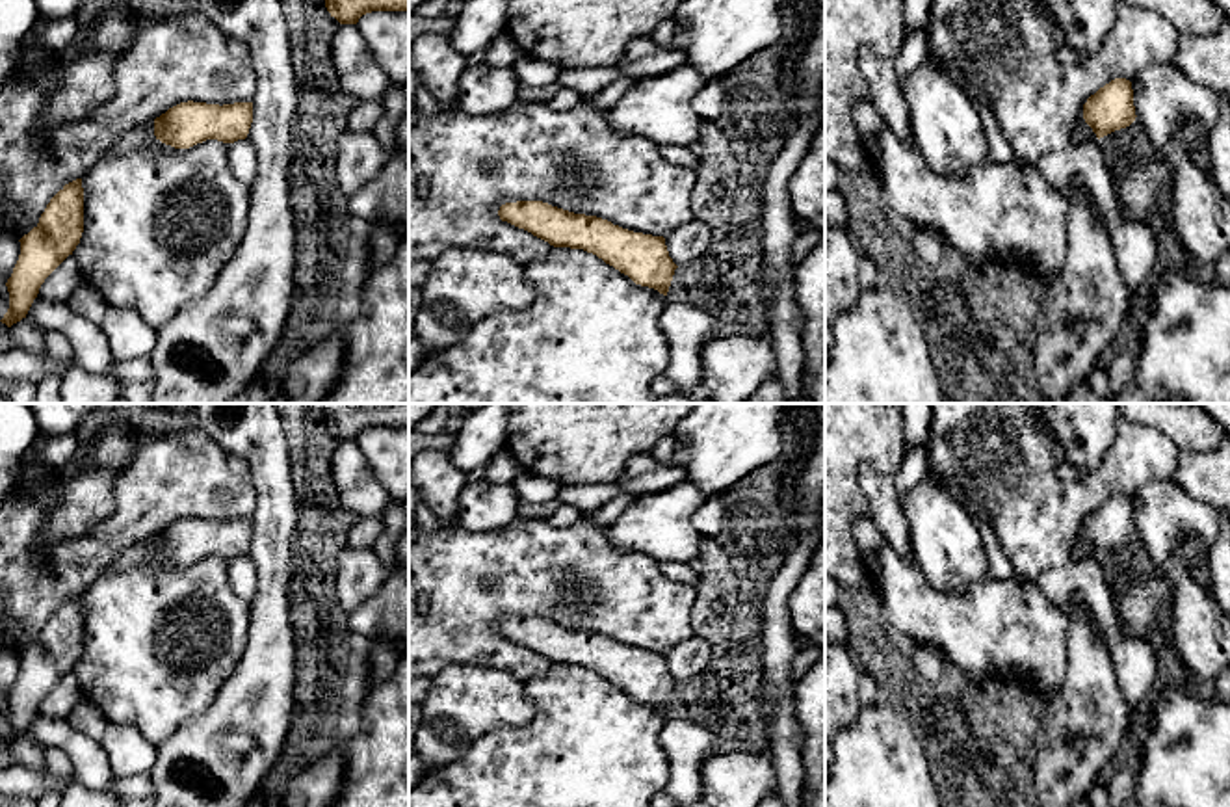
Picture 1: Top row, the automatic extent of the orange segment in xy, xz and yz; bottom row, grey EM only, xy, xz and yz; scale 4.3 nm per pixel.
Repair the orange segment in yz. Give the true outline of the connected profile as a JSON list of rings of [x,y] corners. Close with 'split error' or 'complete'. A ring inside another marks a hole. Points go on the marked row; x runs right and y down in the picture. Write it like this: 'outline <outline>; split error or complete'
outline [[[1115,78],[1083,104],[1083,119],[1096,138],[1126,128],[1135,121],[1133,89],[1126,78]]]; complete

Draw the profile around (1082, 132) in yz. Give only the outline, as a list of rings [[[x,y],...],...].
[[[1081,104],[1072,121],[1070,143],[1081,145],[1081,143],[1096,143],[1096,141],[1098,141],[1096,134],[1083,119],[1083,104]]]

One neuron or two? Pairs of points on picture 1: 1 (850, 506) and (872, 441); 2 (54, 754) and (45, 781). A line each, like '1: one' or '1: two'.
1: one
2: two

